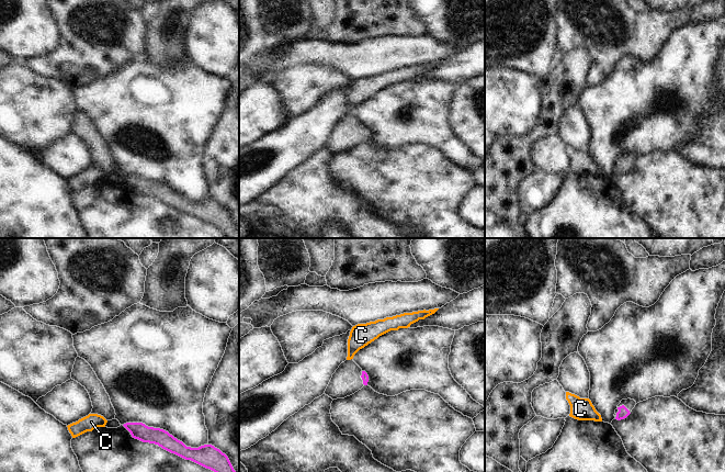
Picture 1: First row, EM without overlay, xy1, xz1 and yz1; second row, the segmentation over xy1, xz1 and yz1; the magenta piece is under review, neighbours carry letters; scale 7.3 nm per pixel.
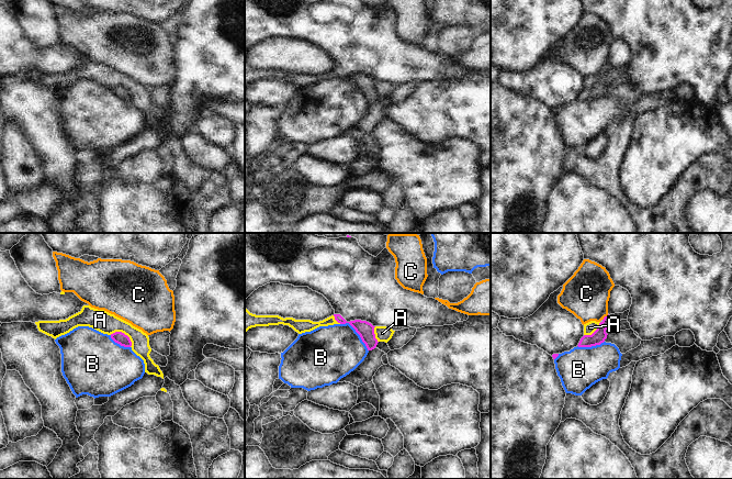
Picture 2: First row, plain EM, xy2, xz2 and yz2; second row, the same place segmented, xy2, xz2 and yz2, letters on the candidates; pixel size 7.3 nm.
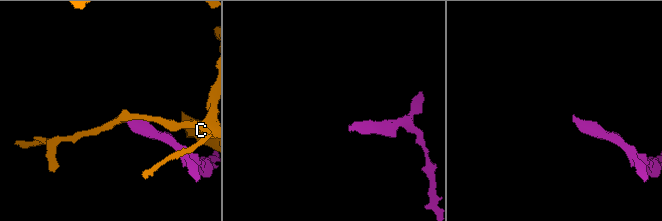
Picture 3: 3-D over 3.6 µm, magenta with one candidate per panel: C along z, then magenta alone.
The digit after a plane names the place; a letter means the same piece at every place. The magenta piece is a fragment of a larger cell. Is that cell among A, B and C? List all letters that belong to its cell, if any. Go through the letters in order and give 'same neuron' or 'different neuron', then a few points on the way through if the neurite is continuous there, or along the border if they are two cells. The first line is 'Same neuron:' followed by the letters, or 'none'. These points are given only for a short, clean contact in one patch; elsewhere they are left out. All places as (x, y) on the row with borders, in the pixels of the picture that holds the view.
Same neuron: none
A: different neuron; border along xy2 (110, 334), (123, 332), (132, 345)
B: different neuron
C: different neuron; border along yz2 (608, 314), (603, 320)

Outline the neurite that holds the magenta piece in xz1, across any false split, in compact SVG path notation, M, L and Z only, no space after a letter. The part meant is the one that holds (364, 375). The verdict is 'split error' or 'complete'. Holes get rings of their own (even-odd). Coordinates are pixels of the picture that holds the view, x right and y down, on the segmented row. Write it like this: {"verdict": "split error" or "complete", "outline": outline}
{"verdict": "split error", "outline": "M345 360L342 362L325 391L325 394L332 400L344 398L367 385L369 375L354 361Z"}

